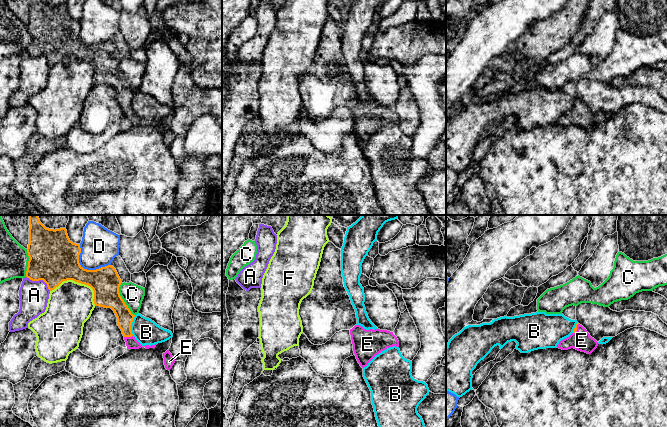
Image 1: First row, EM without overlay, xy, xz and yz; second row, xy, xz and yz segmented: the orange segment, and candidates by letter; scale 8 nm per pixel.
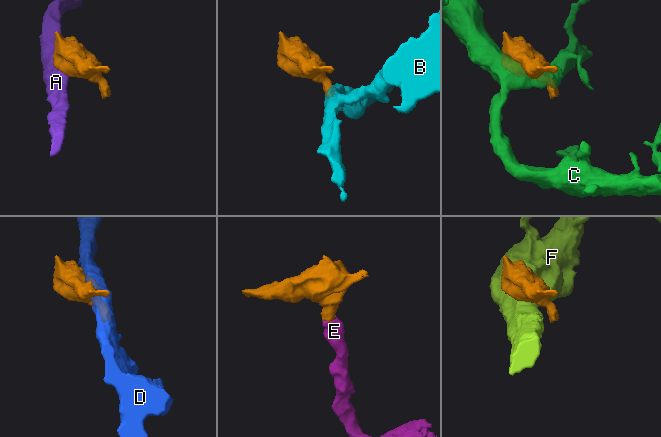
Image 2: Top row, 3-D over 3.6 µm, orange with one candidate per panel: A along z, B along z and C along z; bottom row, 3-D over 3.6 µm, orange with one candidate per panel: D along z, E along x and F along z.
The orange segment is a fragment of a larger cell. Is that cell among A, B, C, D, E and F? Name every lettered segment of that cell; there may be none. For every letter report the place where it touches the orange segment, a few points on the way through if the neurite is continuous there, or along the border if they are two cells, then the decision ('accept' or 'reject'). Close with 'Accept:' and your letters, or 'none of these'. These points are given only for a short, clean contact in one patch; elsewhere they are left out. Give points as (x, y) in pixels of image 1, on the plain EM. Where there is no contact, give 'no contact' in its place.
A: contact xy (39, 55); reject
B: contact xy (131, 100); border xy (135, 91), (131, 101), (132, 111); reject
C: contact xy (122, 75); reject
D: contact xy (85, 45); reject
E: contact xy (128, 112); way xy (124, 92), (124, 100), (128, 112), (131, 119); accept
F: contact xy (79, 58); reject
Accept: E

